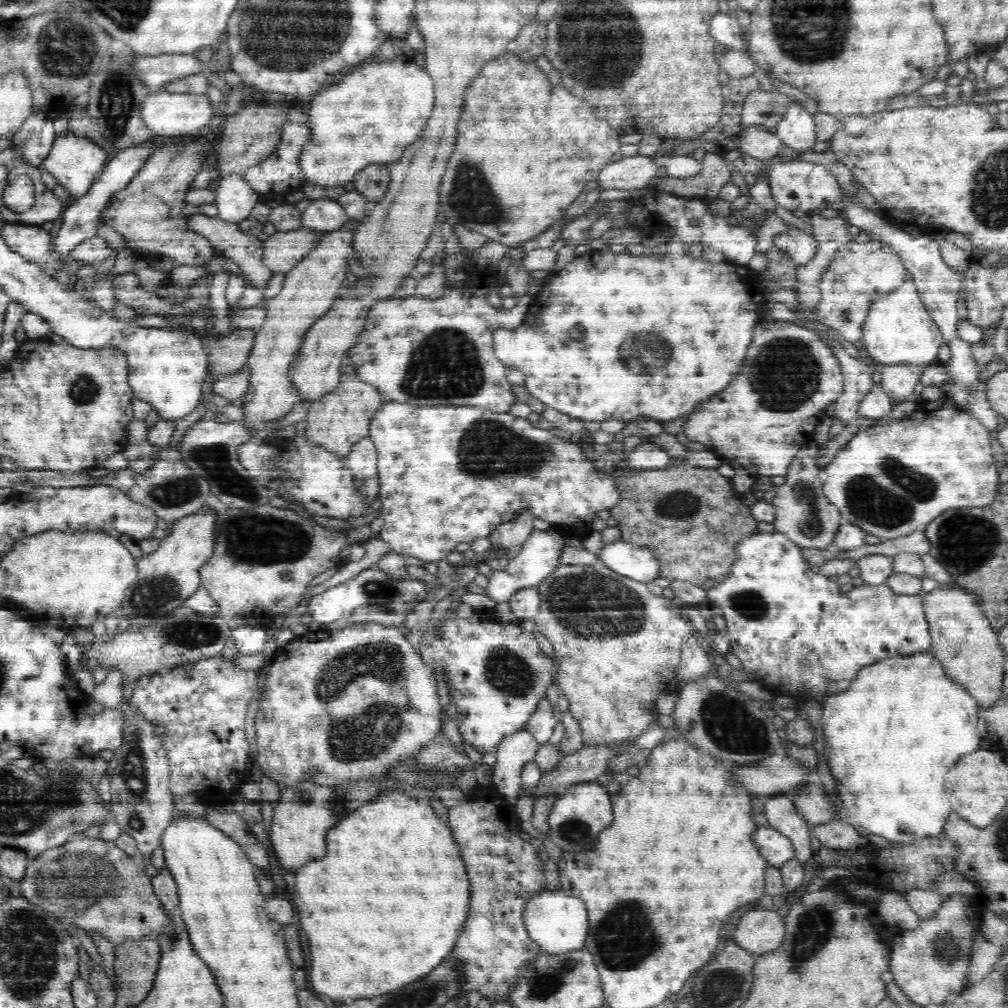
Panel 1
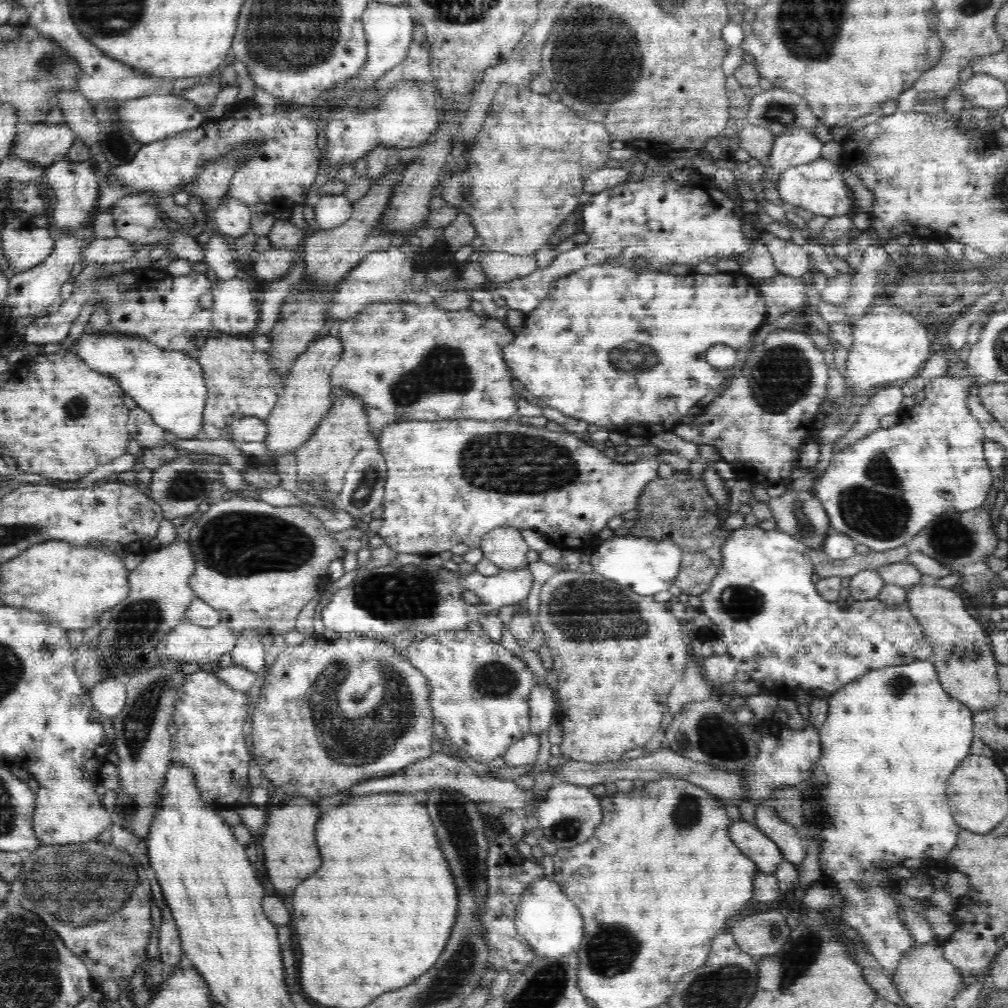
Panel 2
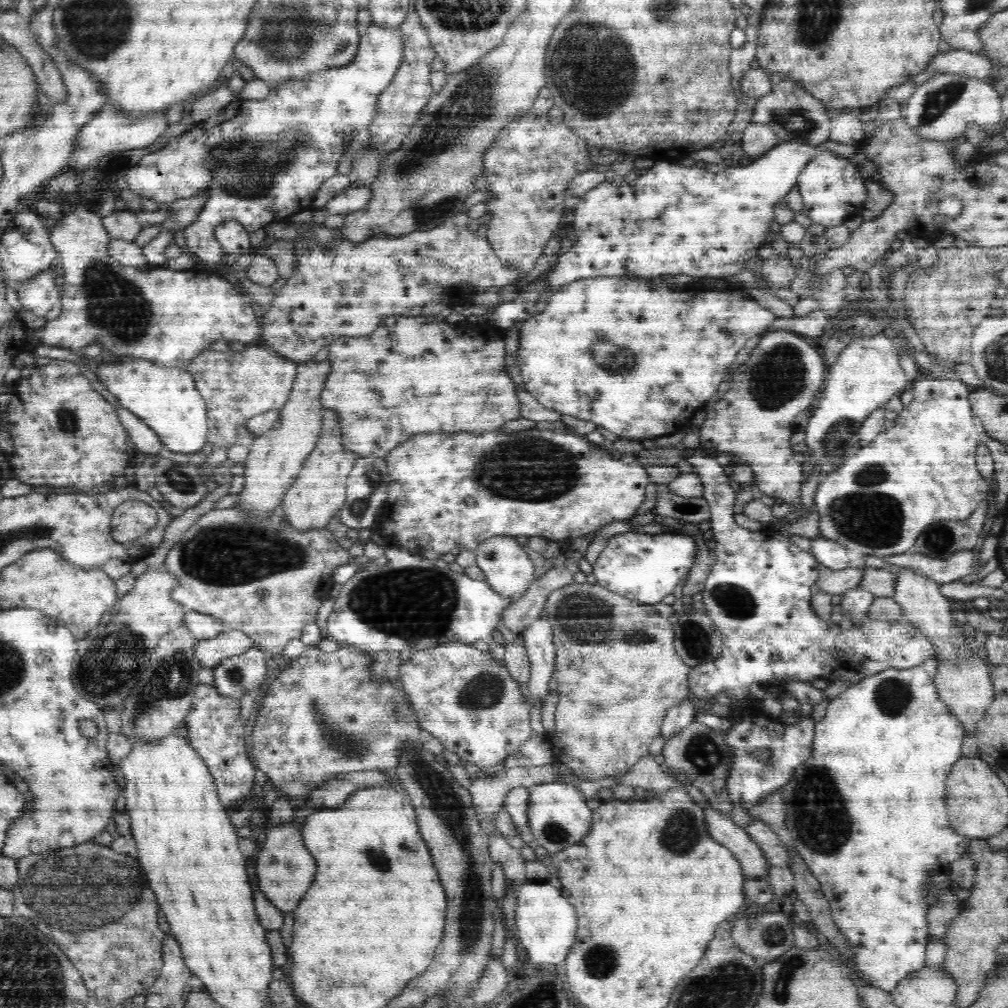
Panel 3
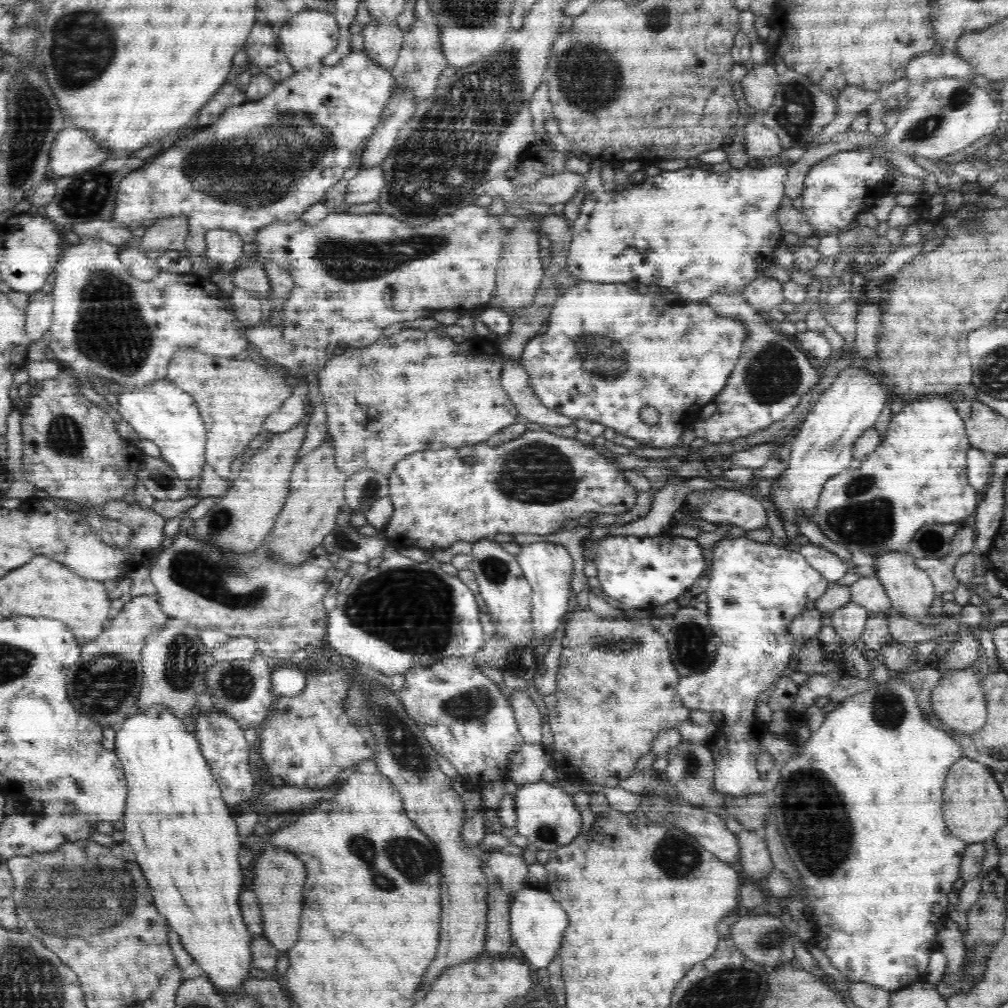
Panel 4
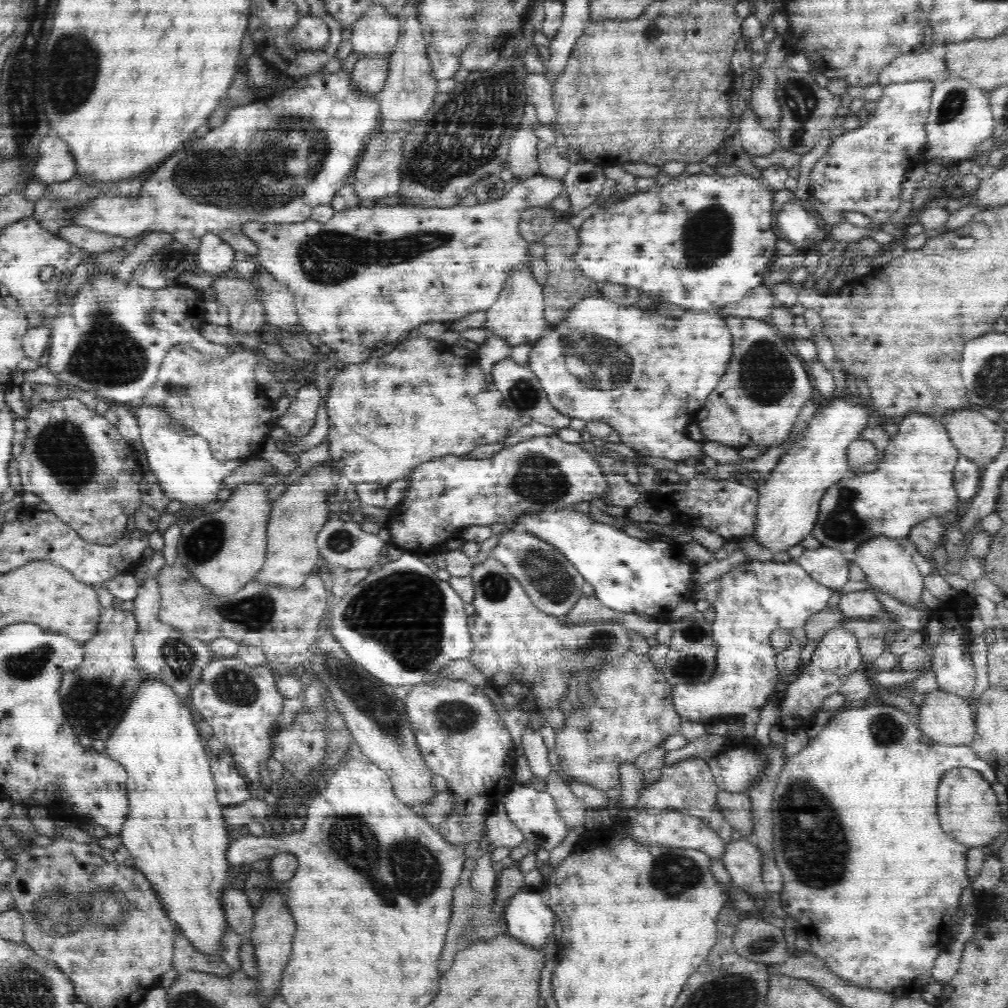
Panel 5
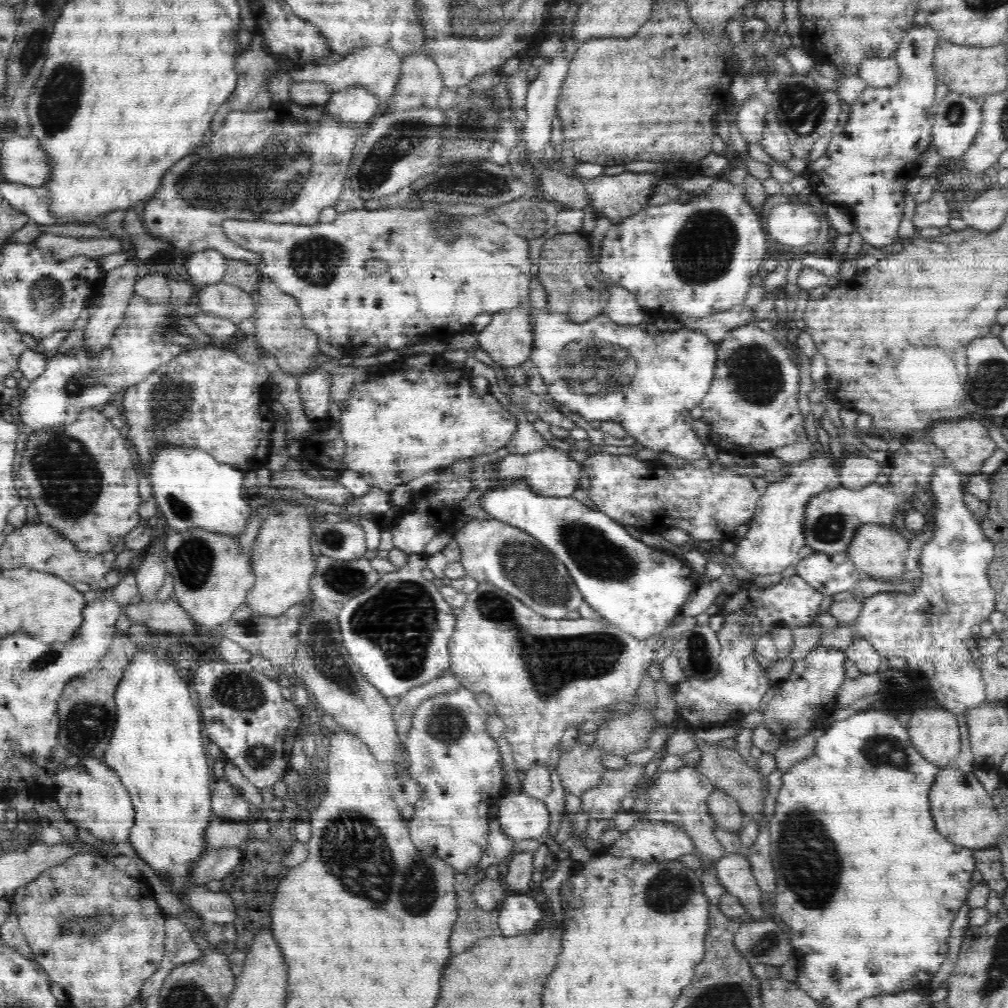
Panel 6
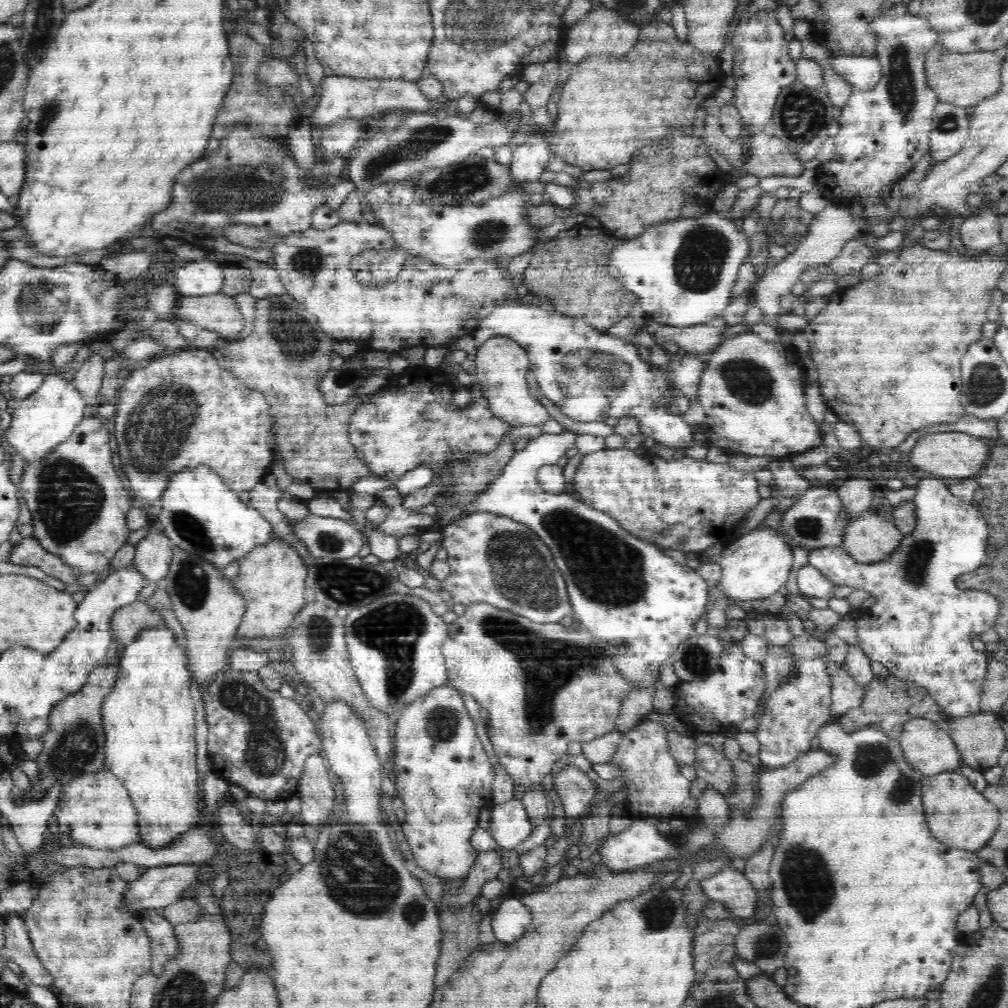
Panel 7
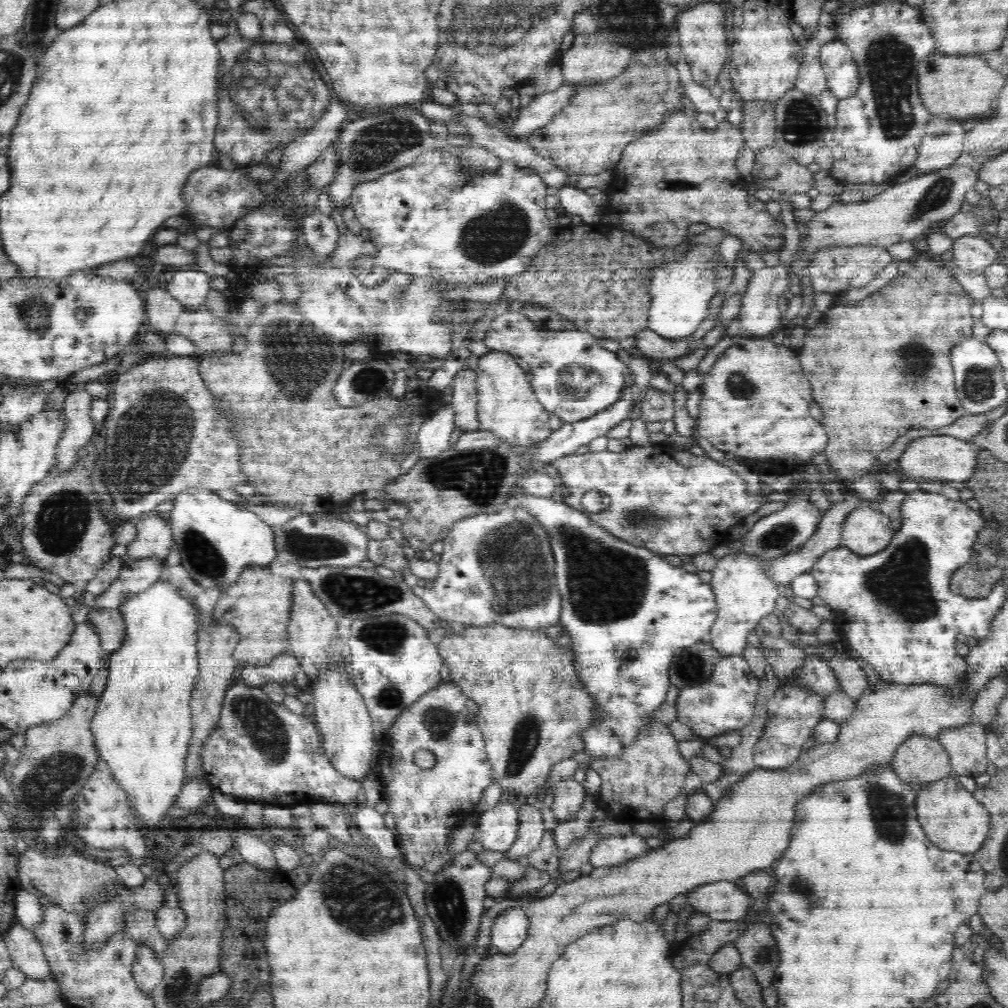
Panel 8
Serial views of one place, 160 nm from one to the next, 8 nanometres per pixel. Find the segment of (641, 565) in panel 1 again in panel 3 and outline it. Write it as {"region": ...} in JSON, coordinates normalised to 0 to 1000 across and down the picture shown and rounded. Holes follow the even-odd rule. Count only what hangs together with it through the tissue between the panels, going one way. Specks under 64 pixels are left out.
{"region":[[[622,527],[606,533],[587,561],[591,577],[635,599],[651,599],[669,587],[675,573],[682,571],[689,556],[688,535],[679,529],[651,531]]]}

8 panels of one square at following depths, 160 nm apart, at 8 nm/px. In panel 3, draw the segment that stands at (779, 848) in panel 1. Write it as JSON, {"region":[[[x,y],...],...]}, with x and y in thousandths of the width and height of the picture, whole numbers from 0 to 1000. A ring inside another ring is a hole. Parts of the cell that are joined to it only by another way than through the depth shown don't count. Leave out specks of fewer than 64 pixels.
{"region":[[[706,802],[698,803],[703,830],[724,842],[733,853],[740,872],[760,872],[764,859],[760,857],[755,841],[742,829],[738,821],[730,818],[724,809]]]}

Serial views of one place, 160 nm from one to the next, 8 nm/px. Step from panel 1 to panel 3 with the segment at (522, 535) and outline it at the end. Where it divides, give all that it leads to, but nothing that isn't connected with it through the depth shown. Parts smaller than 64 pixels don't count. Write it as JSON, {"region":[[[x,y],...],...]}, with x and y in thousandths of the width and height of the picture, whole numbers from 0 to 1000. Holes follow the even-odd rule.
{"region":[[[488,532],[480,536],[471,544],[471,559],[481,567],[481,576],[496,591],[507,593],[507,597],[514,595],[523,583],[533,573],[530,570],[530,559],[520,547],[518,540],[512,537],[508,532]]]}

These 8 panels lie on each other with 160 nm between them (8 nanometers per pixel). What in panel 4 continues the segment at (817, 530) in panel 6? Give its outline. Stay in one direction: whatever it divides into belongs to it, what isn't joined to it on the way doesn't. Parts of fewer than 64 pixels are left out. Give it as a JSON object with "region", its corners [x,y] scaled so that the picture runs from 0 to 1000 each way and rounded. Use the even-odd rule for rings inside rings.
{"region":[[[915,393],[913,397],[900,398],[895,407],[884,415],[871,445],[868,445],[863,450],[859,450],[859,454],[855,456],[853,464],[843,463],[837,468],[819,476],[817,484],[813,488],[812,502],[808,506],[805,517],[812,521],[812,524],[813,524],[819,534],[822,534],[826,539],[834,540],[844,550],[863,550],[865,553],[868,553],[871,549],[885,547],[899,549],[900,542],[905,538],[906,532],[918,521],[925,519],[956,519],[965,515],[966,508],[970,504],[971,487],[966,486],[961,481],[958,470],[959,449],[962,444],[962,437],[958,433],[956,420],[947,405],[947,400],[940,397],[940,393]]]}

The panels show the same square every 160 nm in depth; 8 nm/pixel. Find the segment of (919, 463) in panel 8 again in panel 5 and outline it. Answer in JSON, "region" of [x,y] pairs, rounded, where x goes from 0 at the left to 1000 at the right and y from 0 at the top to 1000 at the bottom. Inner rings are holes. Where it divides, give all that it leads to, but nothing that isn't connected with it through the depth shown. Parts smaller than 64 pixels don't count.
{"region":[[[966,405],[948,406],[934,412],[938,429],[950,449],[972,462],[985,457],[997,438],[997,425]]]}

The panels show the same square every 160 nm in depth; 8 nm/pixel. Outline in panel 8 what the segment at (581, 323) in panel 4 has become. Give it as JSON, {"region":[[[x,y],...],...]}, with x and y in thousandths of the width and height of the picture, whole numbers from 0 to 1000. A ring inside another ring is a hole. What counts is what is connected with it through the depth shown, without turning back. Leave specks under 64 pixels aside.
{"region":[[[504,308],[492,313],[479,339],[486,347],[506,349],[512,355],[516,353],[528,369],[526,381],[533,396],[546,411],[561,419],[591,413],[611,400],[620,381],[629,376],[624,362],[615,358],[610,348],[595,345],[595,337],[587,331],[575,327],[548,329],[542,321],[534,324],[516,310]]]}

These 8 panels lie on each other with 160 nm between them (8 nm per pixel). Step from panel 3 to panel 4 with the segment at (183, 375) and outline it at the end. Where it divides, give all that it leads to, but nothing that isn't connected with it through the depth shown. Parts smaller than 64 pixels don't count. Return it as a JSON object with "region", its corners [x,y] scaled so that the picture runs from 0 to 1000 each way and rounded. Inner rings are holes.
{"region":[[[165,375],[153,377],[141,387],[120,387],[116,393],[117,409],[137,429],[139,435],[151,437],[155,440],[160,455],[171,462],[174,471],[180,476],[186,479],[190,473],[200,474],[200,462],[205,458],[205,429],[191,393]]]}

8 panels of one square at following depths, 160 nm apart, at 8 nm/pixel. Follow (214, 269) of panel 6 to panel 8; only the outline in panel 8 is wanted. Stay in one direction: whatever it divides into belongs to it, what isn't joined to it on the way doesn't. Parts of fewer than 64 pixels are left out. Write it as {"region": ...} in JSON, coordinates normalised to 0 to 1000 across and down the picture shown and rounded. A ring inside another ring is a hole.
{"region":[[[175,268],[165,284],[170,294],[183,306],[194,308],[199,305],[208,290],[208,276],[212,275],[198,268]]]}

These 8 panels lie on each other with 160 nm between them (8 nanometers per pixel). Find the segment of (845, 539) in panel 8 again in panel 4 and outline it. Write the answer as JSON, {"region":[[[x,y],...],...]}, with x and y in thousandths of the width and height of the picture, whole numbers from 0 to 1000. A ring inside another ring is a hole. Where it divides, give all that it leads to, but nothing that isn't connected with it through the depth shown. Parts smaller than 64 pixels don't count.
{"region":[[[893,547],[871,549],[866,553],[866,563],[868,563],[867,570],[871,572],[878,583],[885,603],[903,615],[920,618],[922,612],[919,609],[927,594],[928,586],[921,568],[911,563],[901,549]]]}

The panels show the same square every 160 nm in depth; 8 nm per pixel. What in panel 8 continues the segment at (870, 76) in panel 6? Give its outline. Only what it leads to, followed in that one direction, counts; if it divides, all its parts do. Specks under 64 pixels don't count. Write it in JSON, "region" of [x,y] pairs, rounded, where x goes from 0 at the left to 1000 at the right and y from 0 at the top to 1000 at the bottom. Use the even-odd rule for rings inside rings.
{"region":[[[830,39],[817,44],[813,48],[813,59],[819,74],[820,88],[824,89],[832,100],[845,95],[851,89],[853,85],[851,67],[849,67],[848,62],[845,60],[845,55],[839,45]]]}

